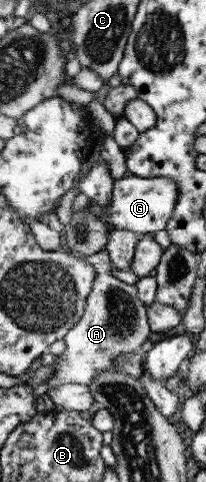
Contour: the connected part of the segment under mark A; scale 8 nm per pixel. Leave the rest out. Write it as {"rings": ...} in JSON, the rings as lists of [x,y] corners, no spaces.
{"rings":[[[107,251],[86,256],[84,260],[94,267],[96,279],[83,316],[66,334],[65,352],[58,355],[53,363],[55,373],[48,381],[51,389],[58,389],[66,383],[89,386],[96,381],[98,375],[120,369],[114,358],[121,352],[122,355],[134,355],[140,351],[144,341],[153,338],[148,324],[147,303],[139,300],[139,290],[135,285],[127,285],[112,275],[112,264]]]}

